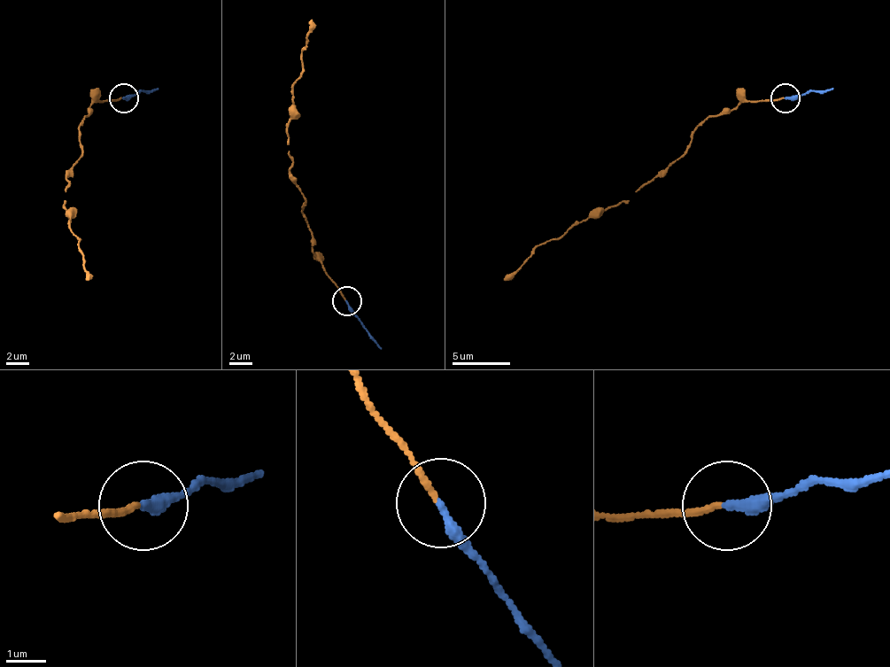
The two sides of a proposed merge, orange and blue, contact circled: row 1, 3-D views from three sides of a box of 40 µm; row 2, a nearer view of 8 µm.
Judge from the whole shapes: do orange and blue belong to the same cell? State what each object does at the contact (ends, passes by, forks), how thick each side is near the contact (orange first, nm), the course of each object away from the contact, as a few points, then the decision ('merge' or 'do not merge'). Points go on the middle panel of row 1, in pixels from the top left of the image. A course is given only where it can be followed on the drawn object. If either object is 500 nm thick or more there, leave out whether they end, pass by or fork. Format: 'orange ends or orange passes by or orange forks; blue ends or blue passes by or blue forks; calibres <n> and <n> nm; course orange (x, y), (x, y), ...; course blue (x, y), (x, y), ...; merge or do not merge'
orange ends; blue ends; calibres 130 and 280 nm; course orange (345, 301), (313, 246), (302, 212), (305, 197), (290, 174), (288, 145), (290, 88), (302, 73), (311, 19); course blue (345, 301), (381, 348); do not merge

